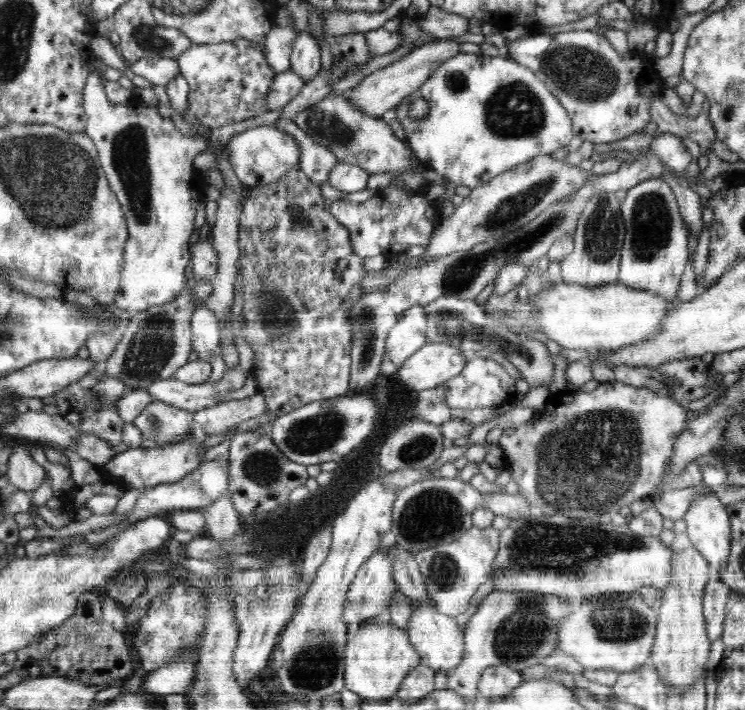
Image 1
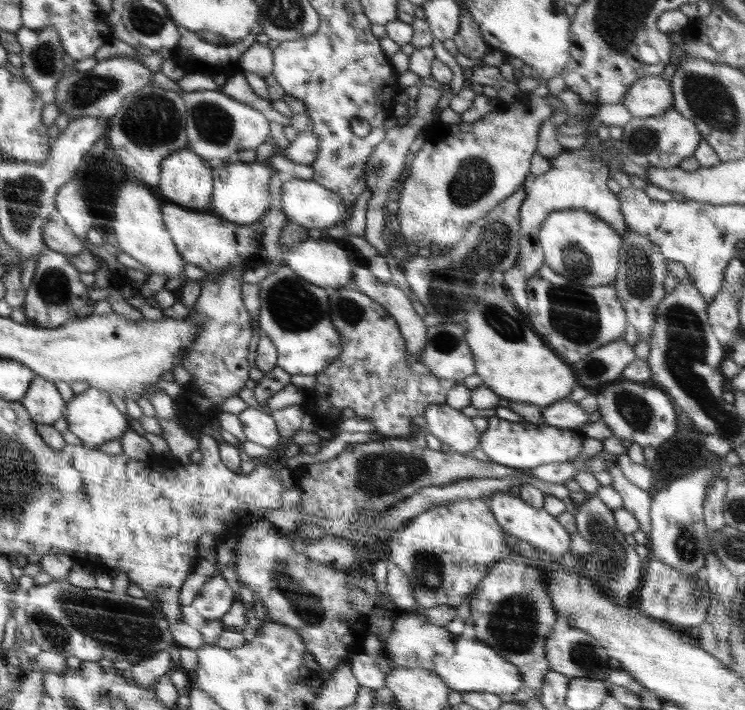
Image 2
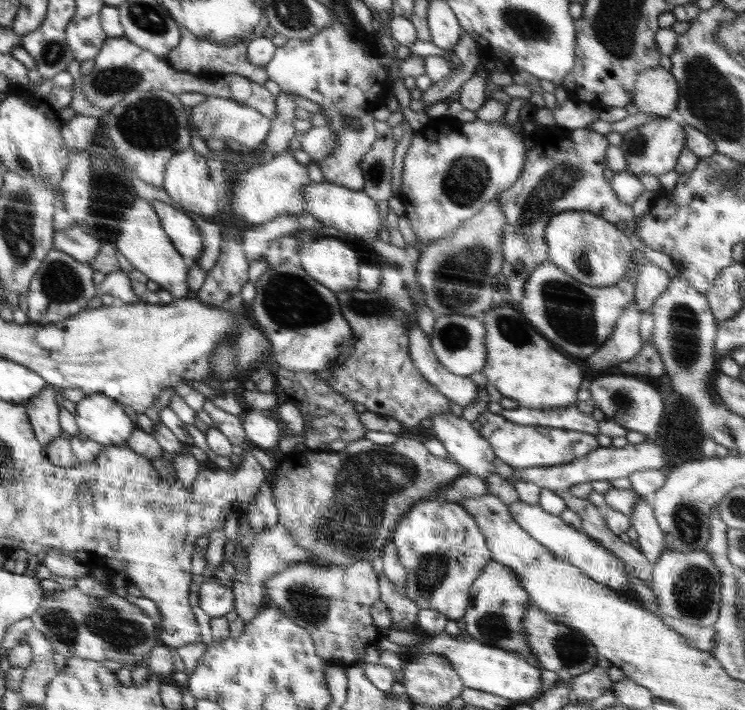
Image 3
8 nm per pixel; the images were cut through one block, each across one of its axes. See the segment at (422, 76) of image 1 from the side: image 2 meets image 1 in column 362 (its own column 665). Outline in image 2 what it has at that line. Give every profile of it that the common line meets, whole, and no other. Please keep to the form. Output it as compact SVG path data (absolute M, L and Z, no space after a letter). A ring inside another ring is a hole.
M646 76L632 84L621 104L632 118L646 118L673 109L670 82L662 76Z

